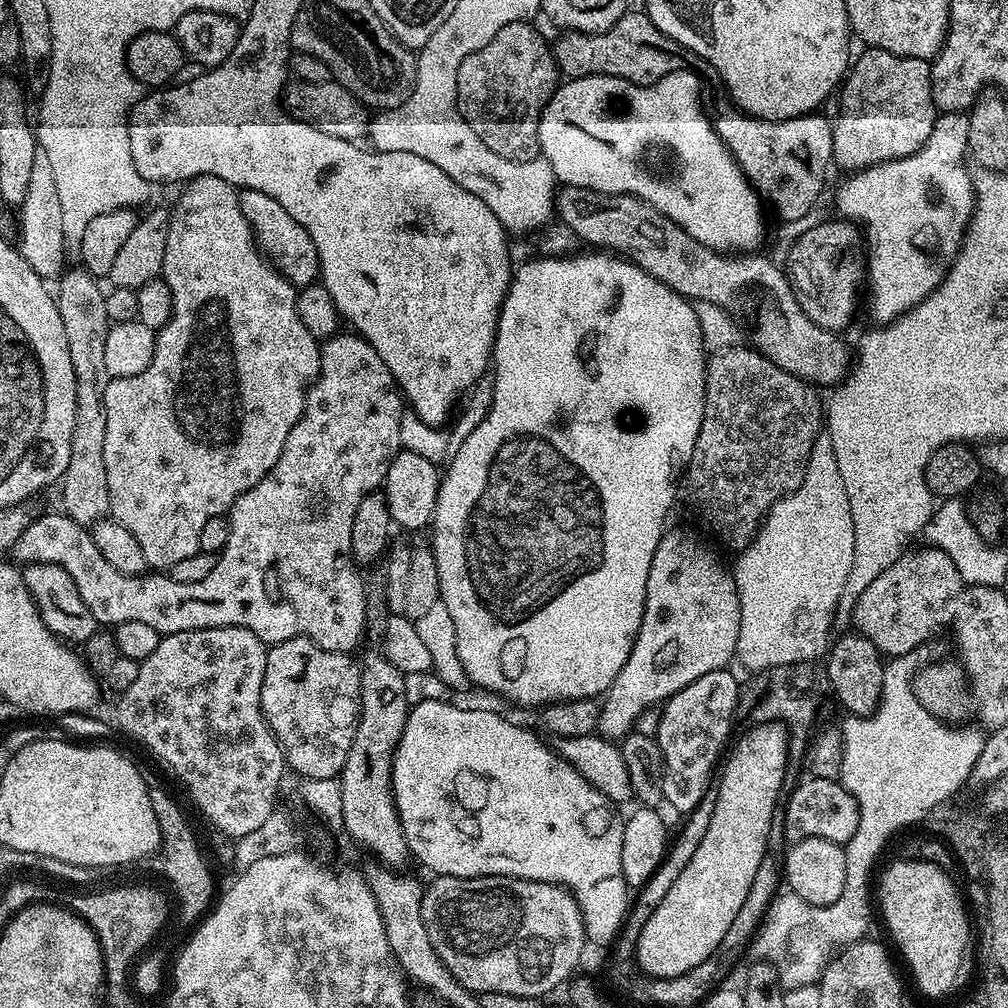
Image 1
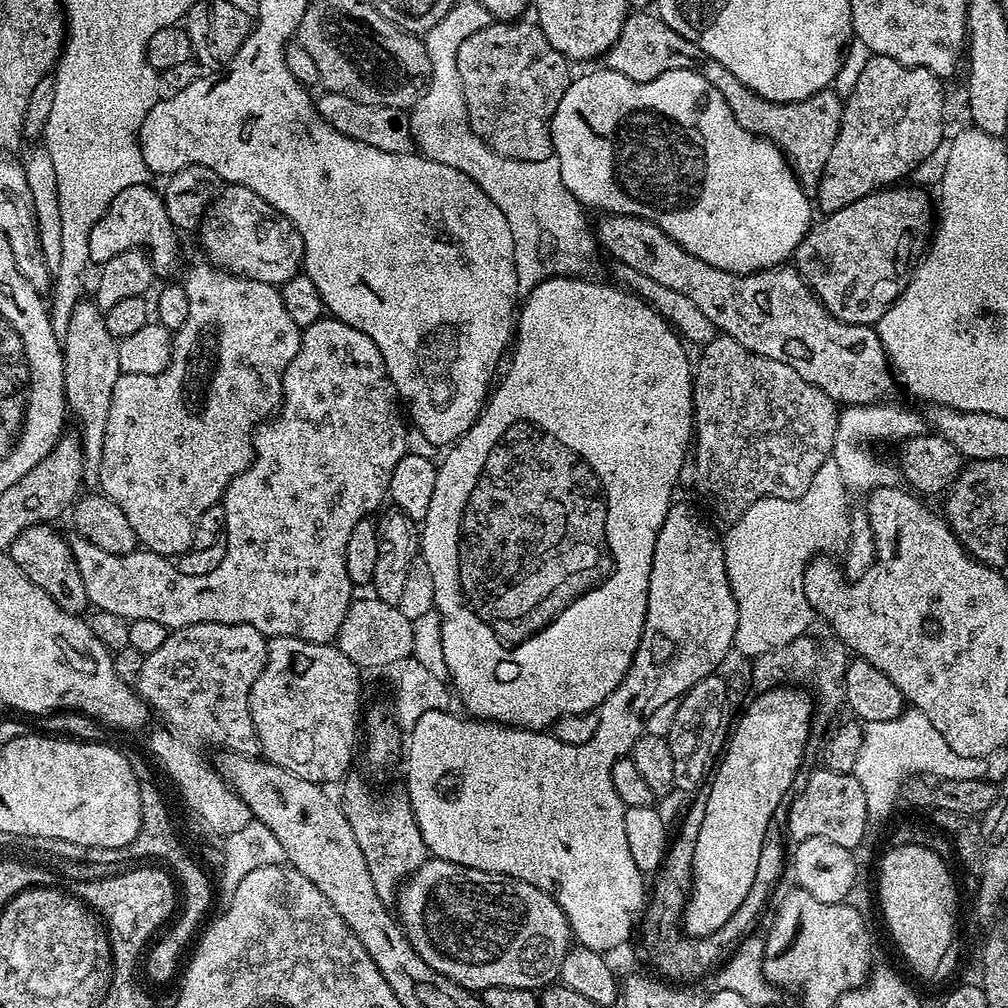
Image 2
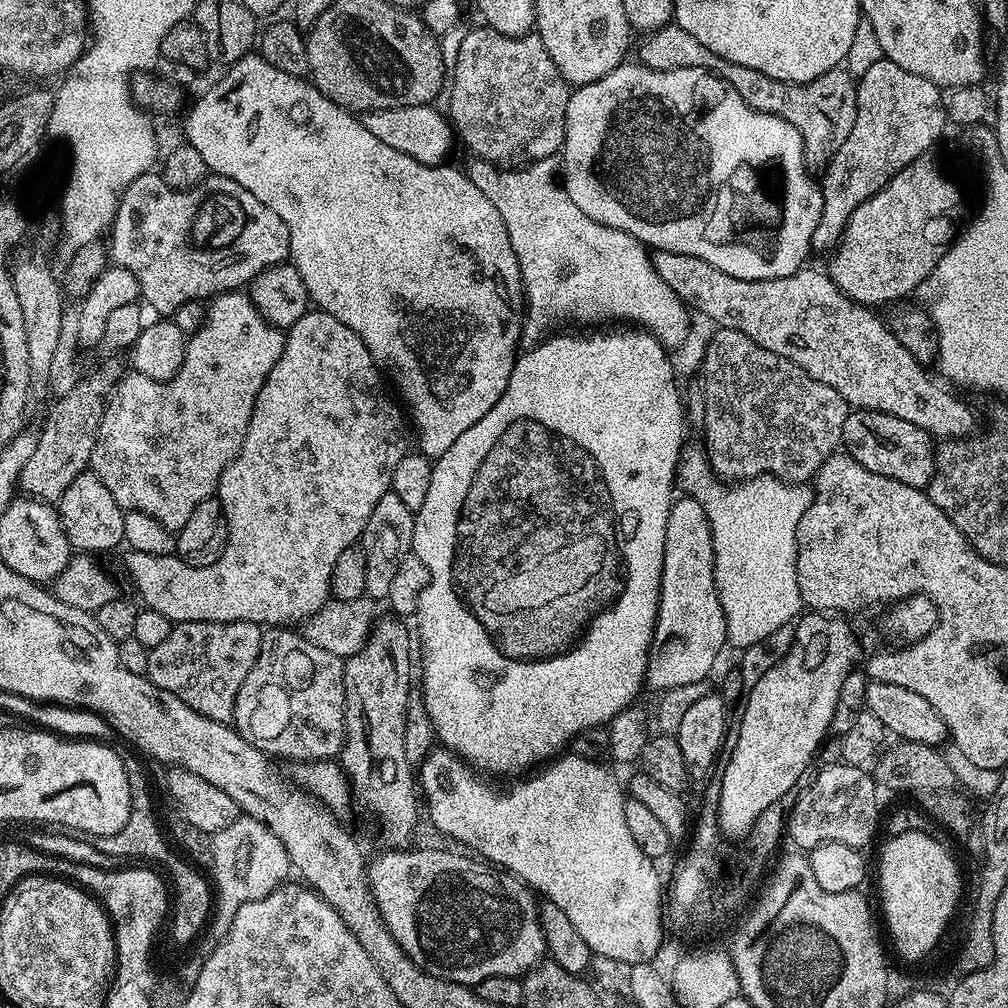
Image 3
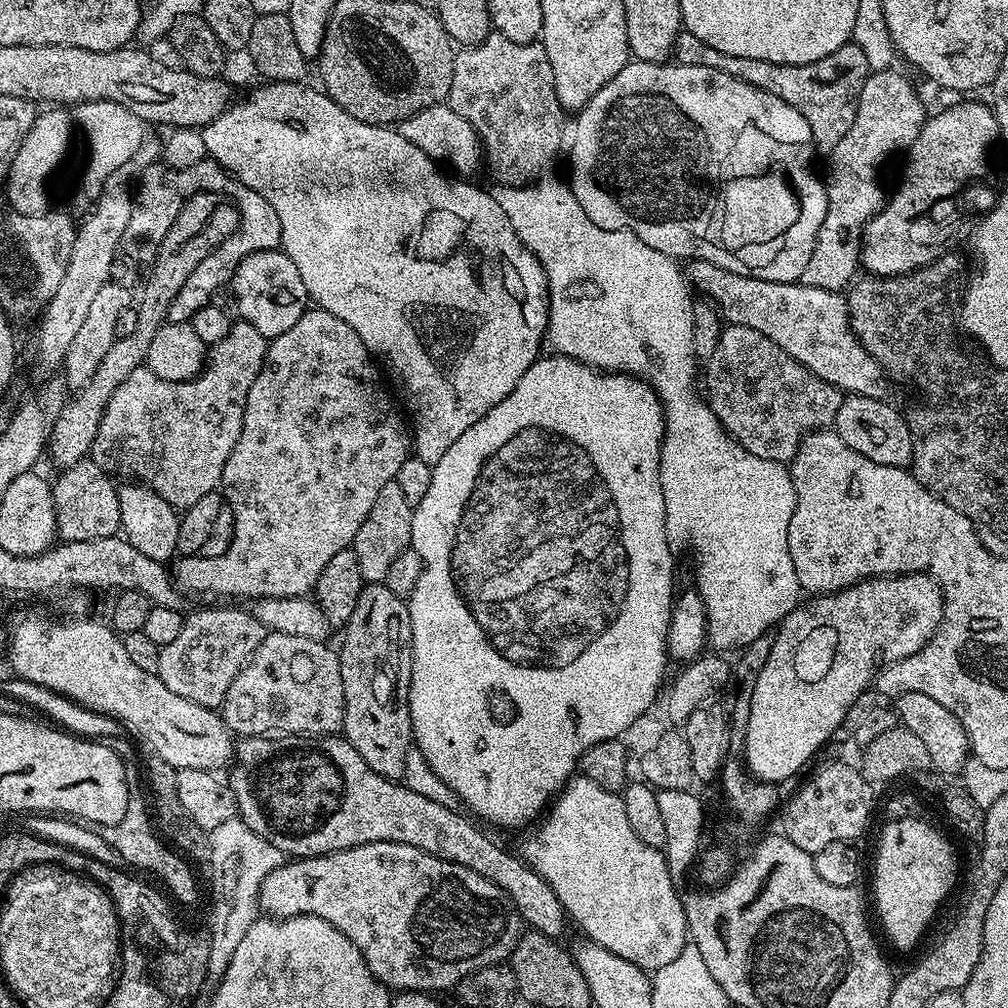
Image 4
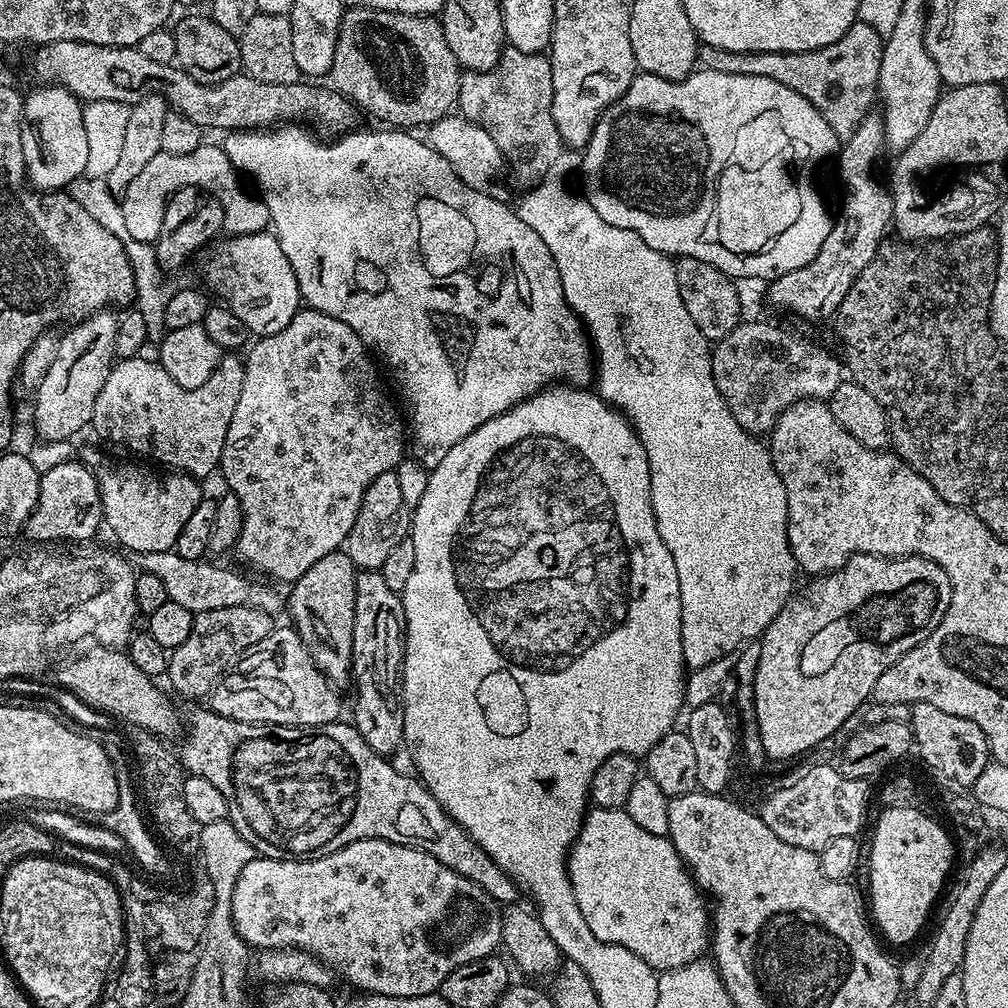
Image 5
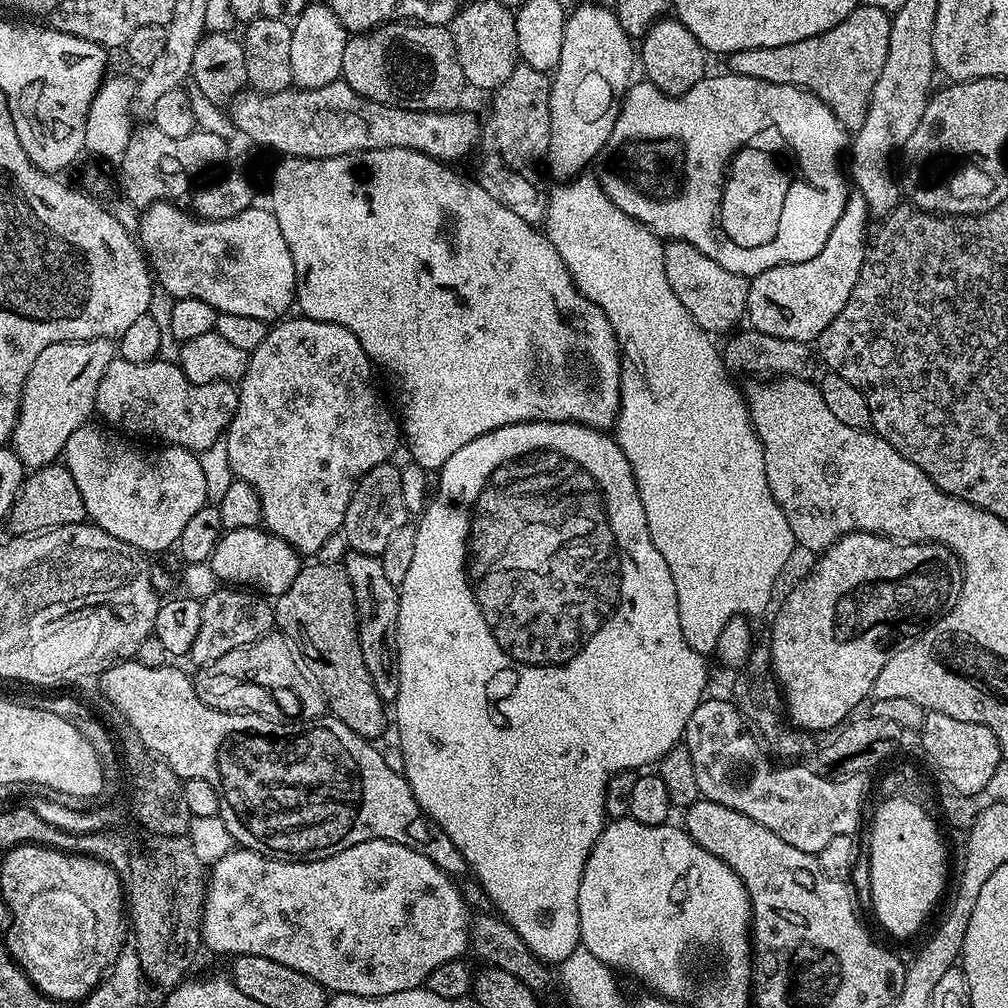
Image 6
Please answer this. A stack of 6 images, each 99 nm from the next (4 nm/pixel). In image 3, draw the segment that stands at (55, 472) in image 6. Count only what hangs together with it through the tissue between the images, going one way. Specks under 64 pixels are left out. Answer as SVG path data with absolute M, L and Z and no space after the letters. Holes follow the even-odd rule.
M85 470L70 482L66 494L58 501L58 511L62 530L70 542L70 546L80 554L100 554L96 552L112 552L124 544L124 509L114 502L110 490L102 486L102 478L98 478L90 470Z

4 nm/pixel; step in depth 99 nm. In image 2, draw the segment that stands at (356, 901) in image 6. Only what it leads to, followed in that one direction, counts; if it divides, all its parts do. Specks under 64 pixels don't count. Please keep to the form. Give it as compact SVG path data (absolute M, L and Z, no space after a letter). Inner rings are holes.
M429 858L423 866L413 876L404 881L395 901L394 912L398 917L398 923L404 930L404 937L414 946L414 950L438 974L450 978L456 984L469 990L479 990L490 986L518 986L519 988L530 988L533 990L543 989L551 985L559 977L562 958L566 958L568 949L573 943L574 937L572 927L568 924L566 914L558 906L558 902L553 896L547 896L538 886L530 886L530 882L522 882L518 878L510 878L501 872L487 872L486 870L474 870L466 866L458 866L454 862L446 862Z

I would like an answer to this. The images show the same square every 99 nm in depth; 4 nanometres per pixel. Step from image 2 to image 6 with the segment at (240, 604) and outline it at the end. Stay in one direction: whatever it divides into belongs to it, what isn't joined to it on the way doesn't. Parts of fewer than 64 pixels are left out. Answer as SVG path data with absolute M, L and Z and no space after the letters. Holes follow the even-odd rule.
M284 318L273 323L266 338L262 338L262 343L250 353L244 377L238 382L238 410L228 424L222 443L228 451L233 477L254 486L254 490L260 495L263 527L272 535L284 539L298 553L306 554L318 551L335 532L337 535L341 531L346 508L357 484L368 471L374 469L374 466L393 459L396 447L401 447L402 444L402 428L397 417L396 420L392 417L391 410L384 405L383 398L376 393L376 388L372 385L372 372L374 373L372 359L366 354L366 350L362 350L362 342L358 342L358 338L354 338L354 334L346 330L346 326L307 318L292 319Z

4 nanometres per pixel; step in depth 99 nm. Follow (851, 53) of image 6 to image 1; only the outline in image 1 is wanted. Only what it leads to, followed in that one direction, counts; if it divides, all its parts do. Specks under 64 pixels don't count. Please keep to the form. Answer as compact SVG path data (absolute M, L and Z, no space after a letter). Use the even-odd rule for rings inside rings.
M629 10L624 17L605 32L569 32L559 33L556 44L551 45L552 57L565 77L578 76L617 76L629 80L631 84L656 84L663 76L683 68L696 73L701 81L713 79L712 68L700 56L695 56L686 46L674 42L643 11ZM723 98L716 104L714 123L716 133L722 138L725 146L732 151L732 156L740 164L740 169L752 183L753 188L760 193L765 201L772 203L774 211L780 215L781 221L802 218L817 207L820 191L824 188L824 179L828 176L828 167L833 167L832 159L832 126L833 121L821 114L795 116L785 120L760 120L736 107L731 99Z

